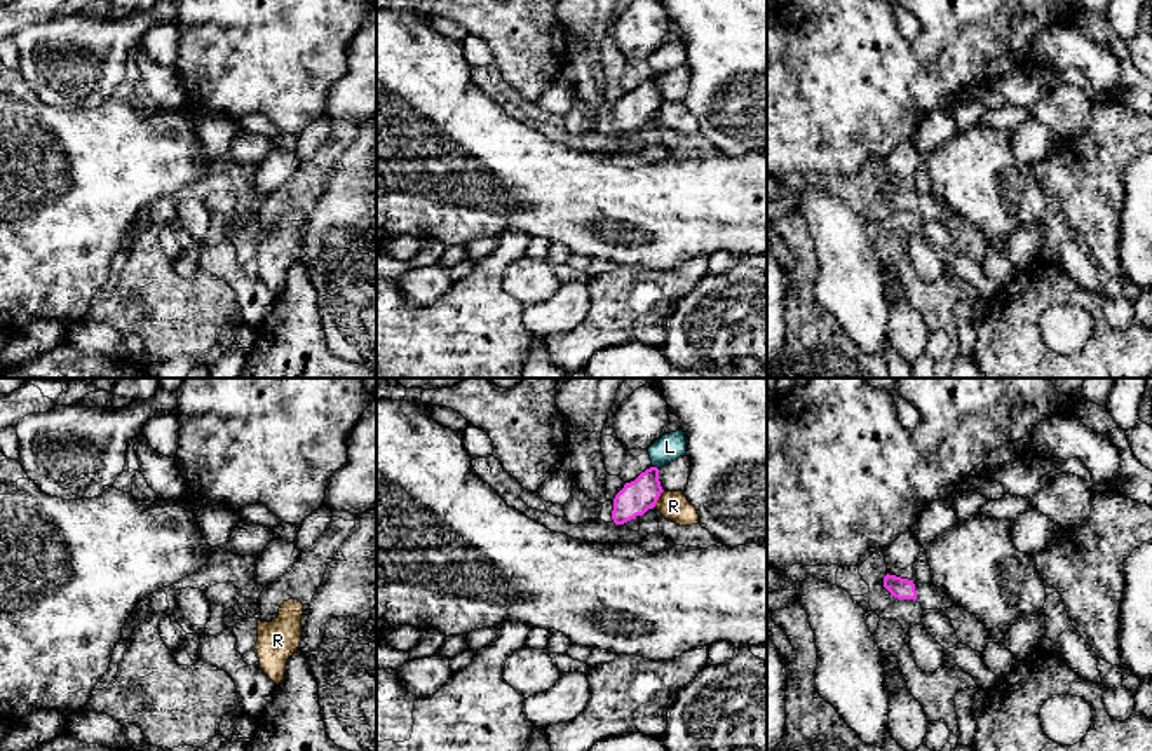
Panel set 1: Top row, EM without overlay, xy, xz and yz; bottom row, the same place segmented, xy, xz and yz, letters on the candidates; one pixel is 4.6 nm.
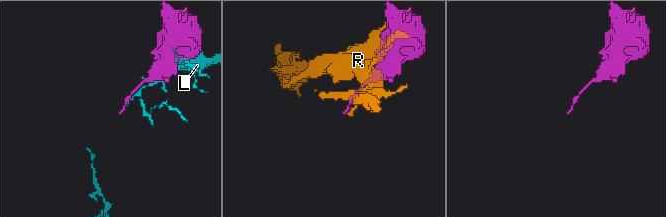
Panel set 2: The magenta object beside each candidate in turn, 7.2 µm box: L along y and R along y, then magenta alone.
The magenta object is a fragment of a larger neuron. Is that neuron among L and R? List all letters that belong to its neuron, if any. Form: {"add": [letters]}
{"add": []}

